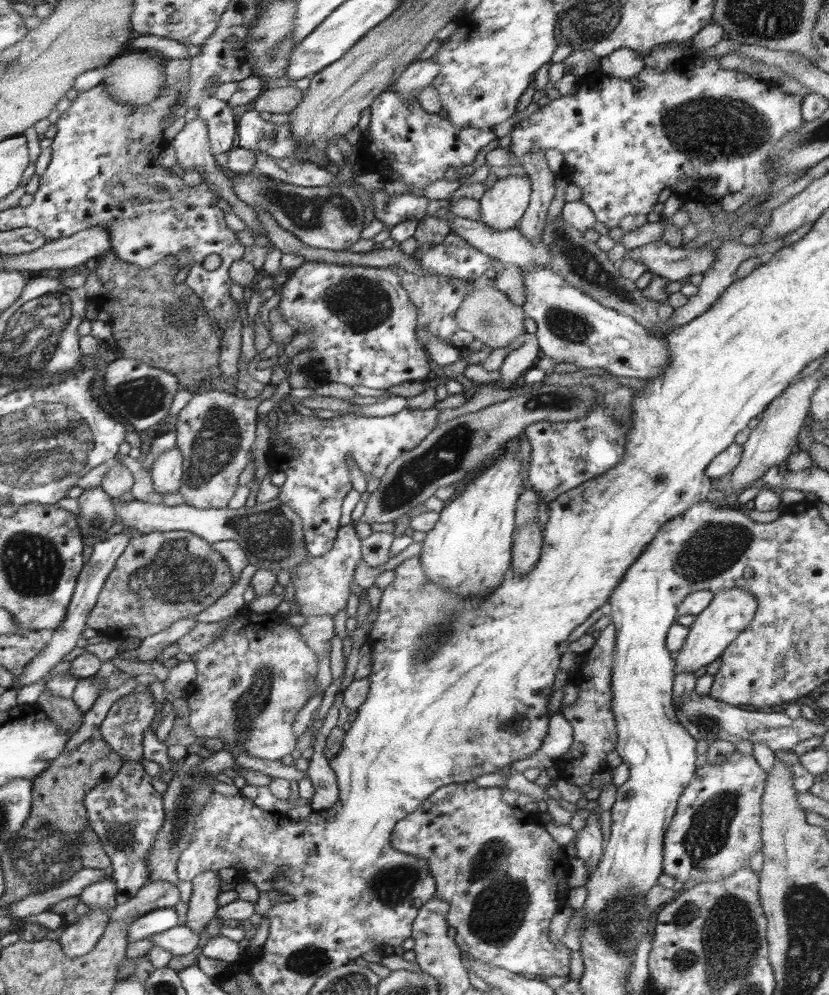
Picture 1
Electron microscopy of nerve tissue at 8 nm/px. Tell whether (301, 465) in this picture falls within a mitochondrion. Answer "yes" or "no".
no

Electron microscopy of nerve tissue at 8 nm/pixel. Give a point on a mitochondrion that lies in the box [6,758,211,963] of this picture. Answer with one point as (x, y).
(185, 803)

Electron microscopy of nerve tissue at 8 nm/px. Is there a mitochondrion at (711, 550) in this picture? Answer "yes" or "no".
yes

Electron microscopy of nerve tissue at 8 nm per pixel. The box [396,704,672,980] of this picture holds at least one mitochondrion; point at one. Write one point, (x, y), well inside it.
(497, 915)

